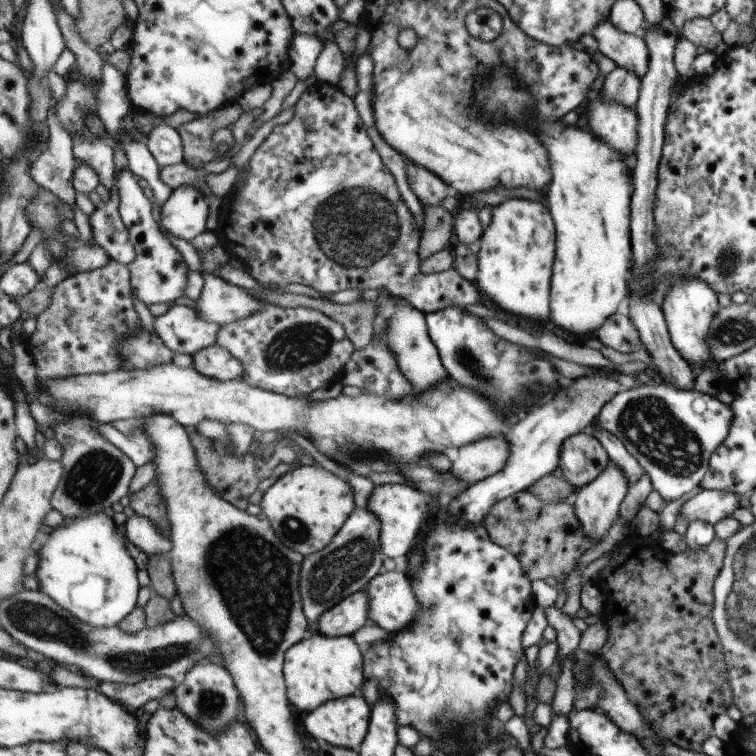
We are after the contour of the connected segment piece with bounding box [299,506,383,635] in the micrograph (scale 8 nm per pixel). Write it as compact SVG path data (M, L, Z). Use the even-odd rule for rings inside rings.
M366 506L357 508L357 510L350 513L350 517L342 525L342 529L331 540L331 543L327 544L326 548L307 556L303 560L303 576L299 580L299 588L303 588L303 612L307 612L305 614L307 635L319 633L316 623L325 610L329 610L331 606L342 602L352 593L364 590L366 585L383 569L382 560L381 521L378 520L371 508Z

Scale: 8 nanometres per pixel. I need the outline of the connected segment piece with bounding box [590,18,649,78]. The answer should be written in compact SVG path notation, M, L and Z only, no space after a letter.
M605 18L590 35L595 39L598 51L617 67L632 71L639 78L646 74L649 52L640 34L622 32Z

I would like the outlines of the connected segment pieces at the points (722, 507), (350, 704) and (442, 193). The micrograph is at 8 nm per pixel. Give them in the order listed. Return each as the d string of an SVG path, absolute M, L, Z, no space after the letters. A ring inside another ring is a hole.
M702 489L679 506L677 518L687 524L699 520L713 526L739 507L737 500L737 495L726 491Z
M349 696L321 704L302 715L301 725L316 741L323 740L335 747L357 750L369 730L370 706L361 696Z
M406 161L406 178L409 189L423 207L435 207L449 194L449 188L441 178L429 170Z

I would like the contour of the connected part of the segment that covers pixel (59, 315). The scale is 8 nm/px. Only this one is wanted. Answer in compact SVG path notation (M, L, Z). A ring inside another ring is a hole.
M114 260L104 268L78 273L58 285L52 292L52 304L37 318L37 329L30 336L29 346L23 348L33 356L39 385L47 387L48 383L56 379L107 373L125 367L122 345L130 335L135 335L142 328L138 306L133 293L130 269Z

